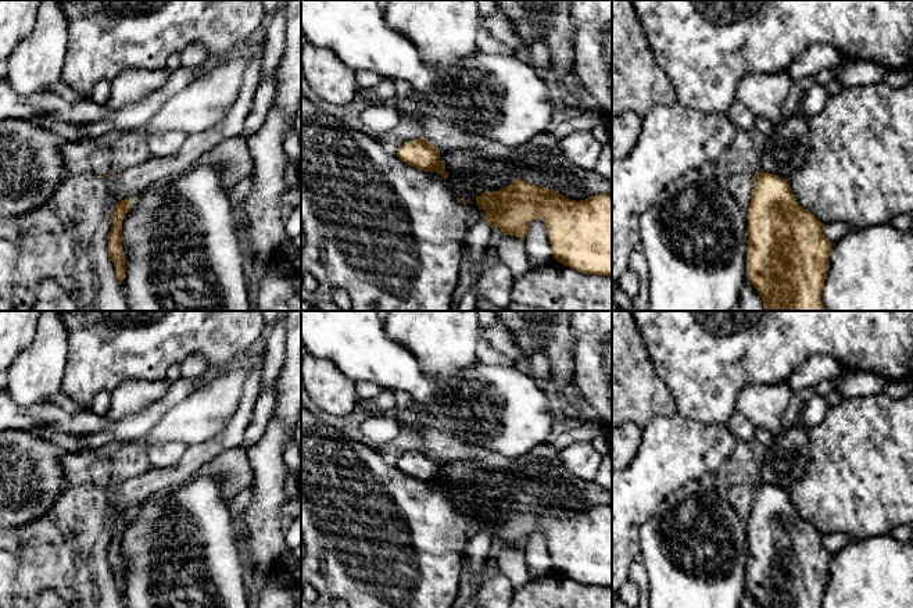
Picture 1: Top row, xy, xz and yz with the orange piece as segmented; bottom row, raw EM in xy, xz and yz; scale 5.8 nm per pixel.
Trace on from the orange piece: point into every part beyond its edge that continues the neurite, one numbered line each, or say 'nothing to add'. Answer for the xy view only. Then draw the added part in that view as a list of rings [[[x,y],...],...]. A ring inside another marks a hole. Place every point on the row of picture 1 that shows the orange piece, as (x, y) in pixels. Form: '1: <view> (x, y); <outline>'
1: xy (101, 157); [[[97,140],[93,142],[94,149],[90,154],[89,168],[99,176],[112,171],[112,151],[105,146],[100,144]]]

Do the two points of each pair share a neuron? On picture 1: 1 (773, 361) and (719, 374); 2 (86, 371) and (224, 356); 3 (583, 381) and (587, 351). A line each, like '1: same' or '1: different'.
1: same
2: same
3: same

